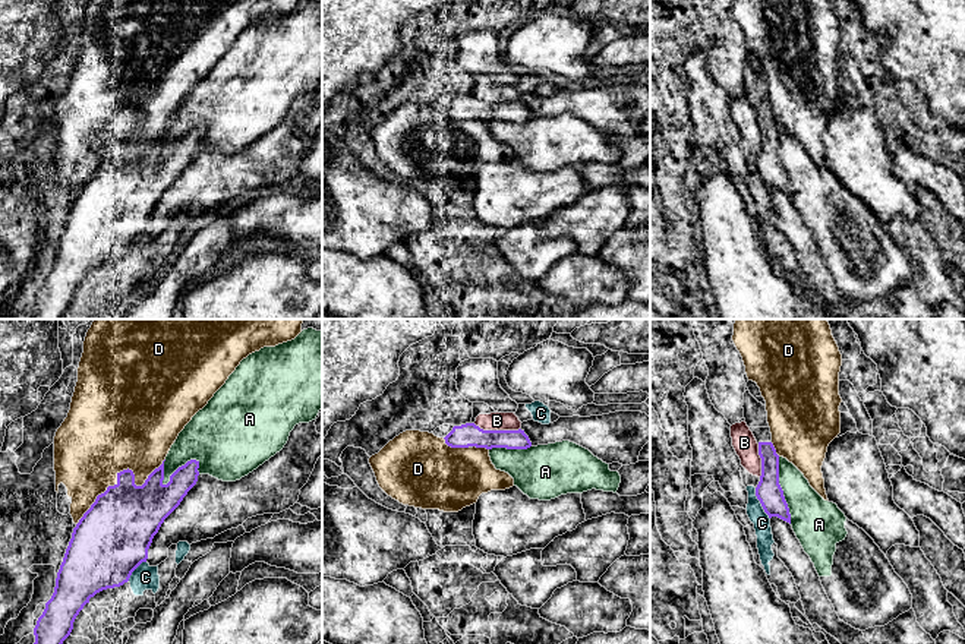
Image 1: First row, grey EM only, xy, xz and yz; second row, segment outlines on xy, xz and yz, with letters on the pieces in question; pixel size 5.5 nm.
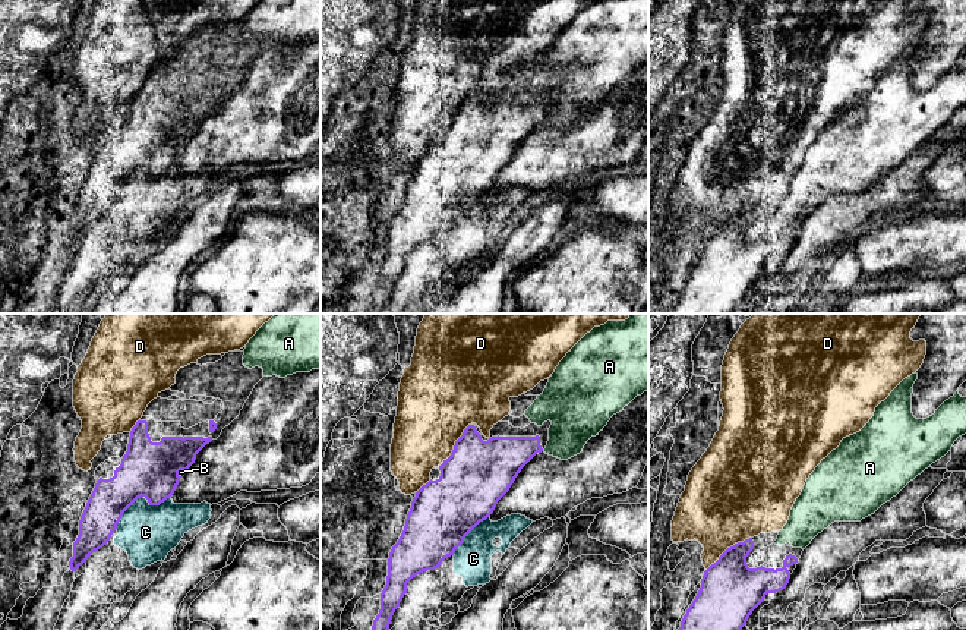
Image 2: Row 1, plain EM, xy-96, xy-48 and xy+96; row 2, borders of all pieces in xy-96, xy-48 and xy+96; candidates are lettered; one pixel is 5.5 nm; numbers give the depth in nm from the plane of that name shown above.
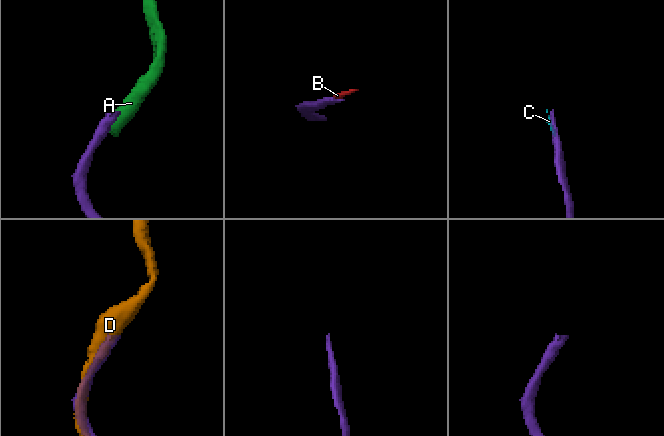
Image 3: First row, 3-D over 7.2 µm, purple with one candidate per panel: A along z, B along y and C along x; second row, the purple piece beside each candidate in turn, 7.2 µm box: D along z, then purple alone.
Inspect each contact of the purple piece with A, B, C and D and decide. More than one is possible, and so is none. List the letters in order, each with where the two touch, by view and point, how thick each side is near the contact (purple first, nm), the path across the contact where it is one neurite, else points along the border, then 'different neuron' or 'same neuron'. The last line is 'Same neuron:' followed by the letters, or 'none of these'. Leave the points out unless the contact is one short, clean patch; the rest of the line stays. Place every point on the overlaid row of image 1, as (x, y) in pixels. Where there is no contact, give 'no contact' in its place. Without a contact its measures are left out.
A: xy (179, 467) | 220/320 nm | different neuron
B: xz (497, 431) | 130/100 nm | along xz (473, 423), (483, 429), (519, 429) | different neuron
C: yz (760, 502) | 140/100 nm | different neuron
D: xy (119, 473) | 360/480 nm | different neuron
Same neuron: none of these

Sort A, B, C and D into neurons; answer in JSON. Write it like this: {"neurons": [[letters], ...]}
{"neurons": [["A"], ["B", "C"], ["D"]]}

